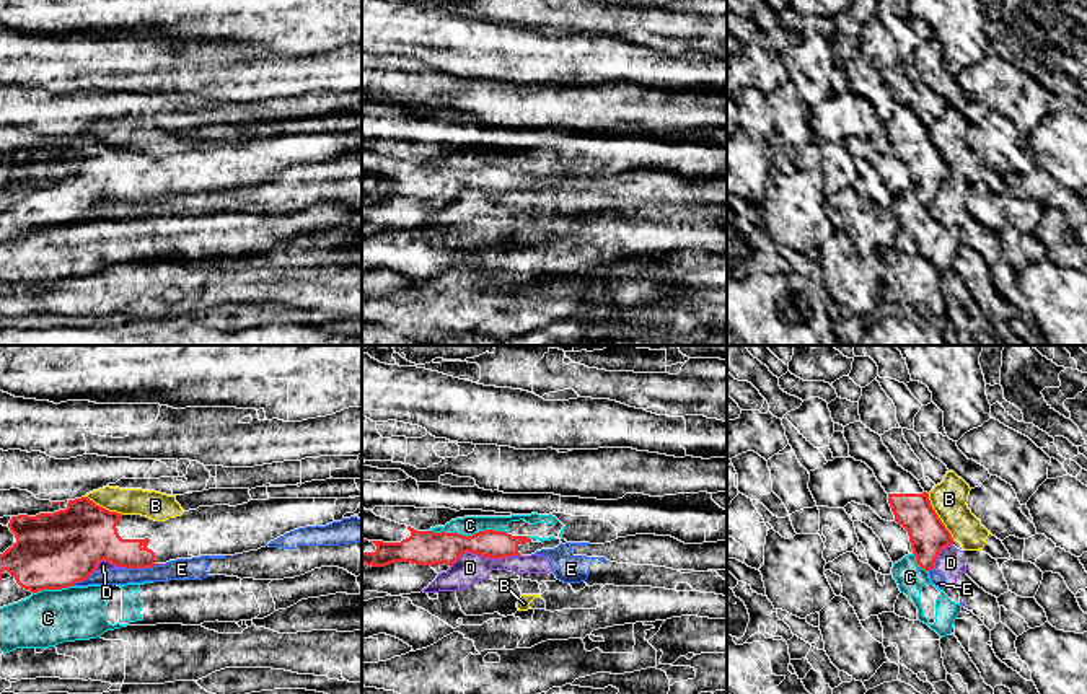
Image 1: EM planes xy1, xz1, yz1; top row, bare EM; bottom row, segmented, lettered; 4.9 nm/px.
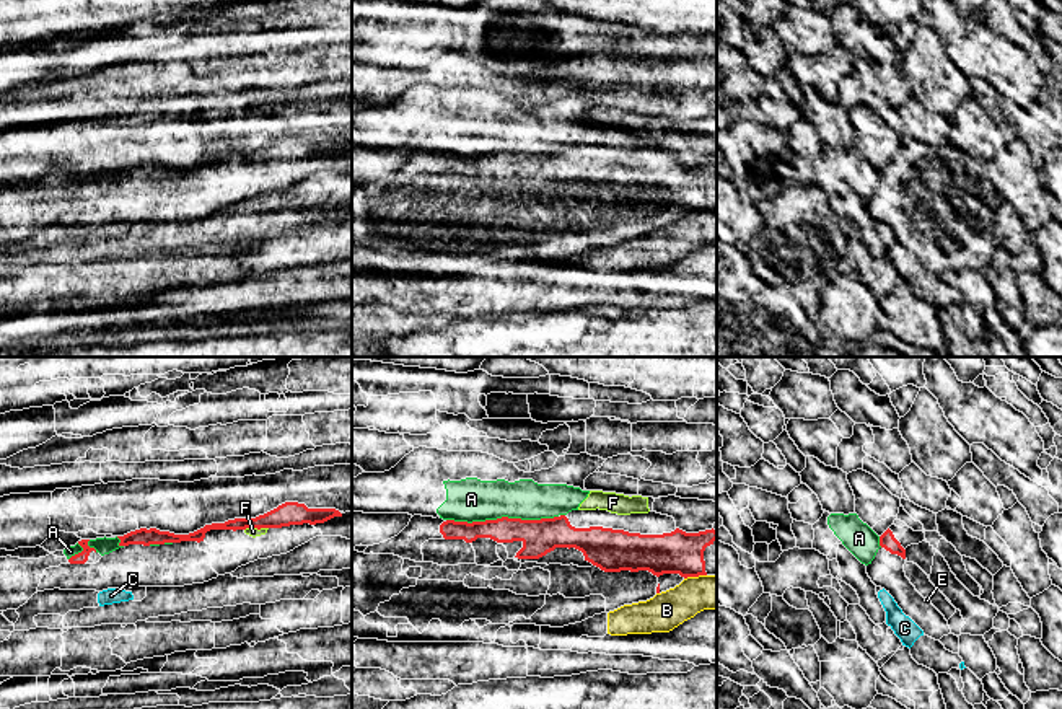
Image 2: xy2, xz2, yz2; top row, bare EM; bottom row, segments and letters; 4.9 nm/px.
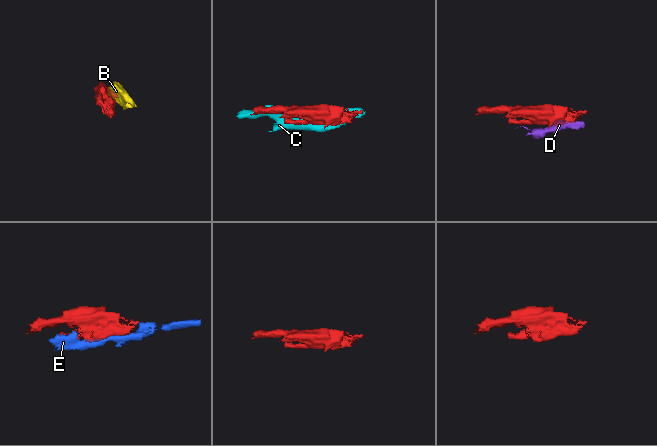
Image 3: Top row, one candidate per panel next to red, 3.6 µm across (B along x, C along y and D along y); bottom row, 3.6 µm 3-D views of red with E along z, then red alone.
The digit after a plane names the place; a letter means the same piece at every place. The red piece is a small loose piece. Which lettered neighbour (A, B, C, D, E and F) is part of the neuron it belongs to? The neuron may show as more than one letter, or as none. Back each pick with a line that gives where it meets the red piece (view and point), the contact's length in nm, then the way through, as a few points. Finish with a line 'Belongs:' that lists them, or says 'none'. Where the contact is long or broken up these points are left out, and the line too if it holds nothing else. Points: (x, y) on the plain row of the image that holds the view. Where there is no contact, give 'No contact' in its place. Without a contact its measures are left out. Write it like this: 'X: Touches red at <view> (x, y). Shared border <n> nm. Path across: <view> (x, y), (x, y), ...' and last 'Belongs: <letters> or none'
Belongs: none

